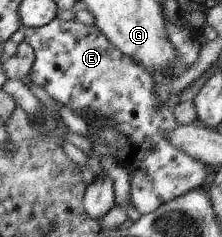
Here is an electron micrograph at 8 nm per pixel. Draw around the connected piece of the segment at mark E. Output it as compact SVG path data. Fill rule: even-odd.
M54 18L50 23L47 23L46 25L43 25L42 27L39 28L29 28L29 27L22 27L21 30L24 33L24 42L29 43L32 46L32 49L35 51L35 60L32 66L32 69L30 70L29 73L29 77L28 79L31 80L32 82L34 82L38 87L41 87L42 89L44 89L44 91L46 91L46 93L48 93L48 95L50 95L50 97L53 97L54 99L56 99L58 105L61 106L66 106L68 108L70 108L72 111L74 111L74 113L76 113L77 115L80 115L85 121L86 123L88 123L89 128L92 132L92 129L94 131L94 133L96 134L96 136L94 137L94 140L90 142L92 143L92 146L94 148L94 152L92 154L98 155L101 159L104 157L112 157L114 160L118 161L118 164L120 164L123 168L126 168L132 175L133 177L133 181L131 183L131 203L135 206L135 208L138 210L138 213L140 213L140 215L144 215L147 213L152 213L153 211L156 211L156 209L160 208L161 205L164 205L166 202L169 202L170 200L176 199L177 197L180 197L182 195L185 195L186 192L189 192L191 189L196 189L196 188L202 188L204 186L202 186L202 183L204 183L204 177L206 177L206 164L202 163L201 161L198 161L196 158L190 157L188 154L185 154L182 150L178 149L178 147L174 146L172 141L170 141L170 137L169 137L169 133L174 131L174 129L176 129L176 117L175 117L175 113L173 112L171 107L168 107L168 105L166 105L165 101L162 101L162 99L157 97L157 89L156 89L156 81L158 80L154 75L152 75L142 64L138 63L137 61L134 61L132 58L129 58L126 54L123 54L121 52L121 50L119 50L117 48L117 46L115 46L113 44L113 42L111 42L109 40L109 38L107 38L105 36L105 34L103 34L101 32L101 30L99 30L97 28L96 25L94 26L86 26L85 24L82 24L76 20L70 20L70 21L64 21L64 20L60 20L58 18ZM162 102L165 102L164 107L160 107L160 109L156 109L156 107L158 107L158 105L160 105ZM88 112L98 112L99 114L104 114L108 119L109 119L109 127L108 128L103 128L102 130L96 130L86 119L85 119L85 115Z

